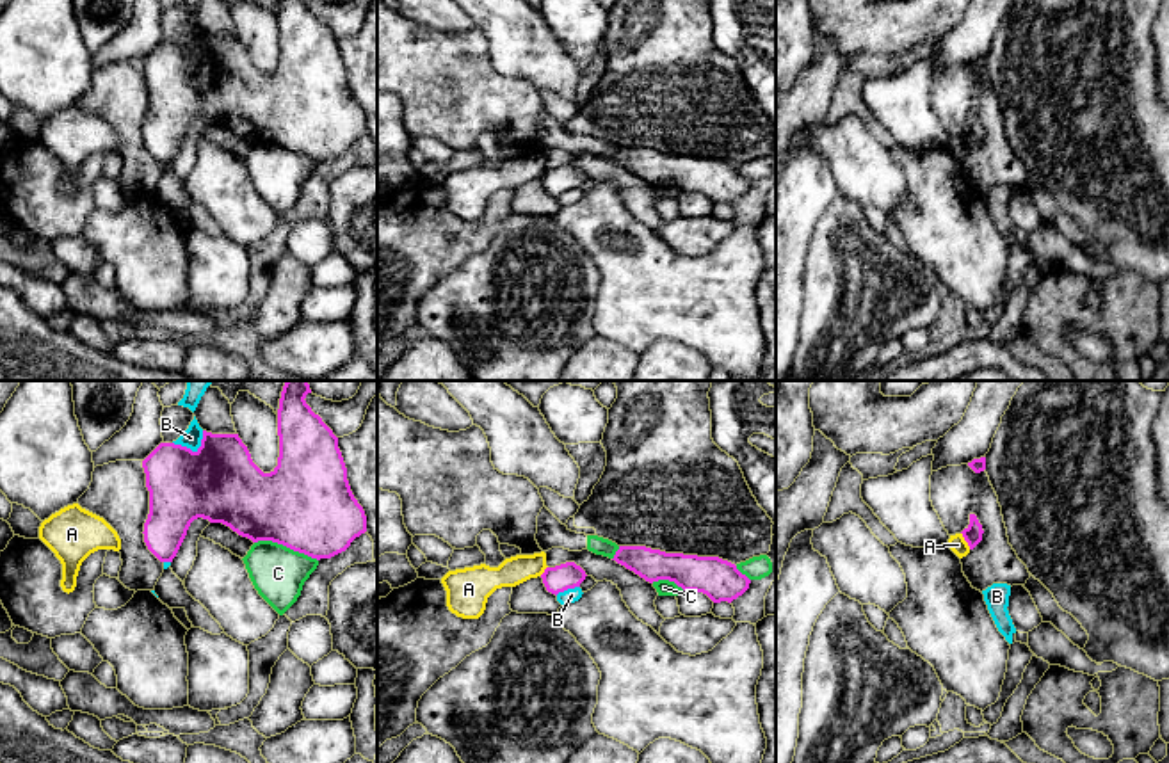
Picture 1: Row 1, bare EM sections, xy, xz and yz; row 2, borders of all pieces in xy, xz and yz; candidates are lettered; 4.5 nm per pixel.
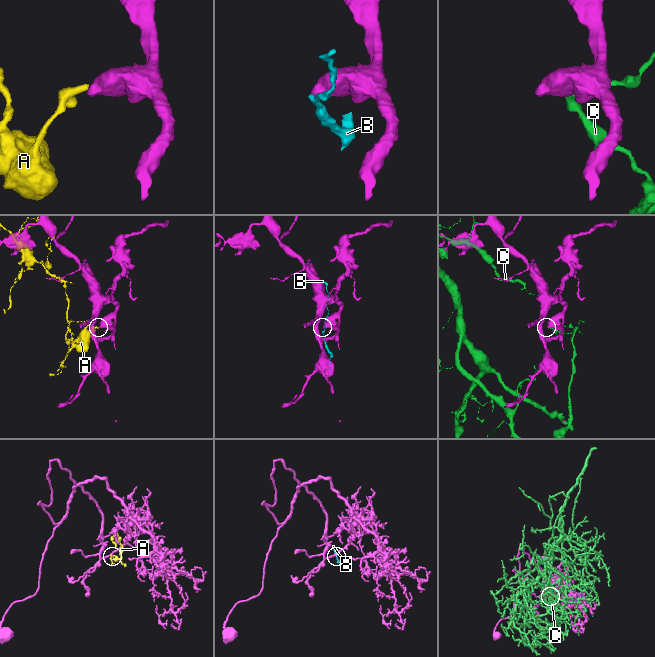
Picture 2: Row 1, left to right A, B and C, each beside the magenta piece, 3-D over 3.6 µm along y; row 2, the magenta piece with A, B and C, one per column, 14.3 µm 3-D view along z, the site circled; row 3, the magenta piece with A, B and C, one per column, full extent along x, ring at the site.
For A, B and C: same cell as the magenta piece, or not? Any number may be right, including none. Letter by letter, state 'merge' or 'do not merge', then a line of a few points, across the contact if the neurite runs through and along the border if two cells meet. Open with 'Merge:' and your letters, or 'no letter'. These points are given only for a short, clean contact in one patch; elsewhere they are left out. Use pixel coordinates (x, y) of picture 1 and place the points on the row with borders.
Merge: no letter
A: do not merge | yz (961, 532), (970, 548)
B: do not merge
C: do not merge

